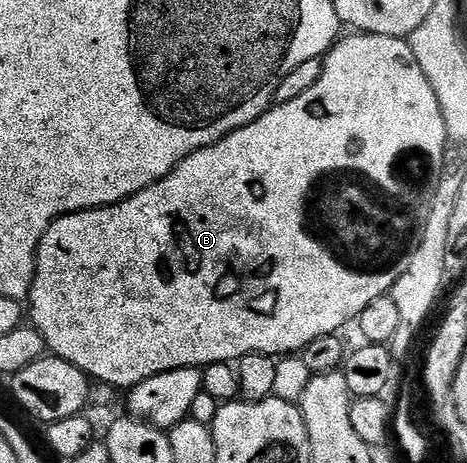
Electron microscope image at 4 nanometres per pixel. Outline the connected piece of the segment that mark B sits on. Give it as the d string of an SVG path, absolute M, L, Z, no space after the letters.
M363 32L349 36L353 37L342 36L337 44L325 54L319 79L310 89L303 91L303 95L299 95L290 101L274 104L266 109L260 117L256 117L254 121L247 123L241 129L235 130L234 133L228 133L223 139L216 141L214 145L208 145L206 149L195 151L190 157L183 159L183 163L175 166L162 181L156 181L151 187L131 195L125 201L120 201L114 205L105 205L102 209L85 209L82 213L68 213L65 217L60 217L55 223L51 223L51 227L47 227L47 231L37 248L37 266L33 272L33 282L29 288L27 298L27 317L28 320L29 317L33 320L30 321L32 328L39 331L39 335L45 341L46 350L52 356L62 357L67 363L79 367L79 371L83 371L86 377L94 382L102 381L105 385L114 385L117 389L128 391L134 385L143 383L143 379L151 379L155 375L175 371L176 369L196 369L214 365L215 363L235 363L243 355L251 355L252 353L262 353L274 359L284 358L286 355L300 354L302 349L307 348L311 343L315 343L315 339L340 334L342 332L340 329L348 321L349 324L356 322L358 315L363 311L363 307L367 307L367 303L386 296L381 289L381 281L385 281L391 287L403 275L405 265L401 263L398 265L385 265L382 269L377 265L357 265L357 256L360 253L381 253L384 249L397 249L400 245L410 244L409 246L412 246L420 238L423 232L423 211L428 210L429 203L433 199L433 185L431 182L440 174L442 167L445 165L445 155L450 139L447 135L447 127L443 123L443 111L439 111L439 99L435 99L435 91L431 91L431 83L427 83L427 75L423 75L423 71L417 65L417 60L411 51L408 40L404 37L388 37L387 35Z

